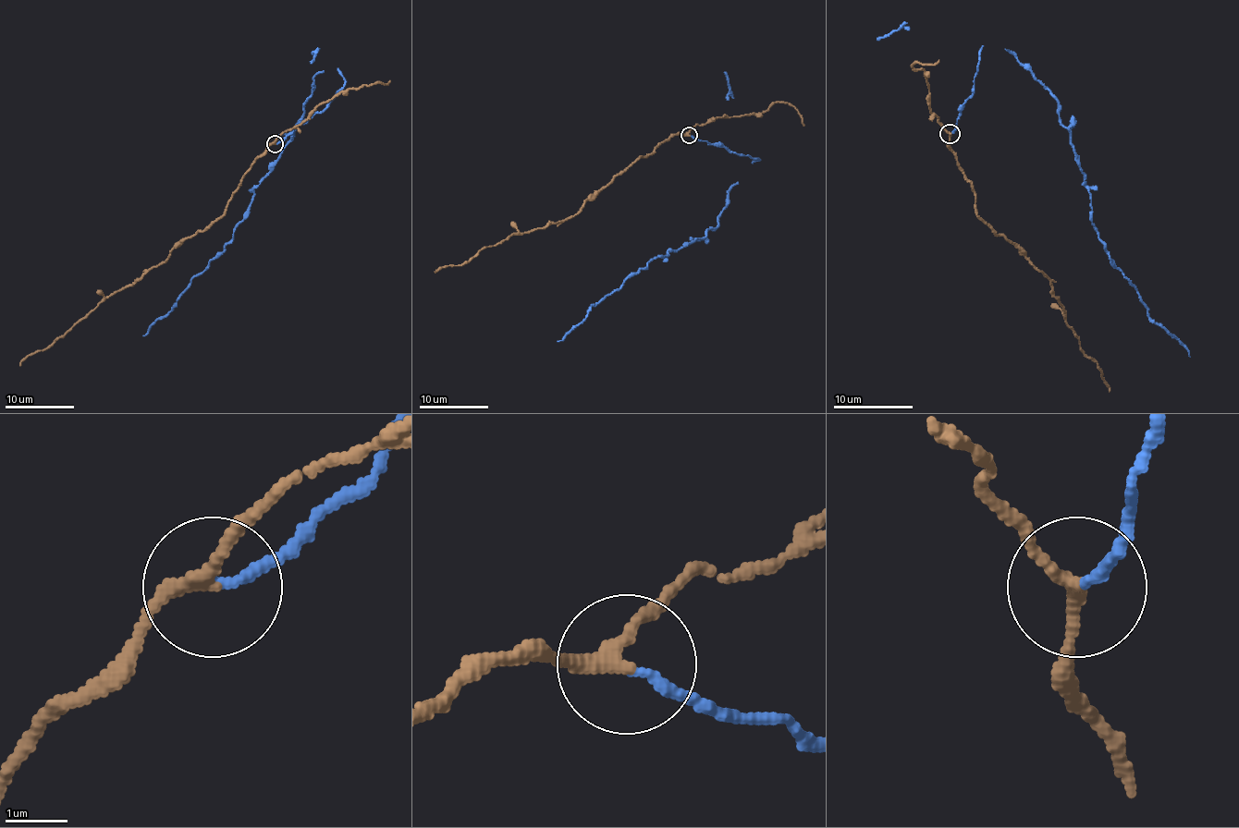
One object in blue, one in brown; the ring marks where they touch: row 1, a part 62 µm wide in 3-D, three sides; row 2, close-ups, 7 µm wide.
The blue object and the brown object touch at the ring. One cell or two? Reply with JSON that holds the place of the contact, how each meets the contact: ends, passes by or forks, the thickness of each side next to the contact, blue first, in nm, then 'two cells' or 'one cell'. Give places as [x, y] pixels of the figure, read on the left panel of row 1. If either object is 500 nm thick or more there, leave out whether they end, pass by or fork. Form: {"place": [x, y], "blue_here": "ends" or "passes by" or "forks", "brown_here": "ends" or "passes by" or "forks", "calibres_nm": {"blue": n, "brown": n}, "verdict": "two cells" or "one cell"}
{"place": [275, 144], "blue_here": "ends", "brown_here": "passes by", "calibres_nm": {"blue": 160, "brown": 220}, "verdict": "two cells"}

